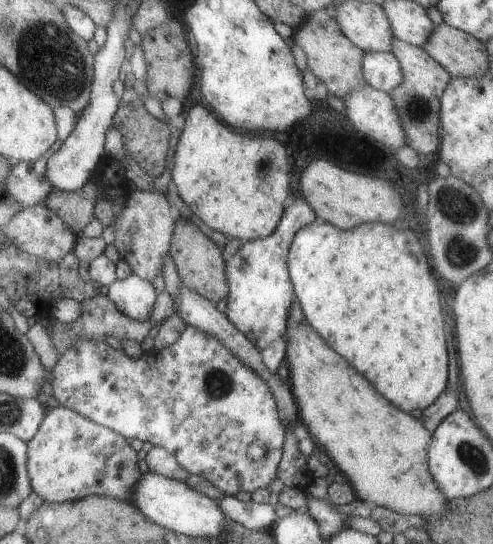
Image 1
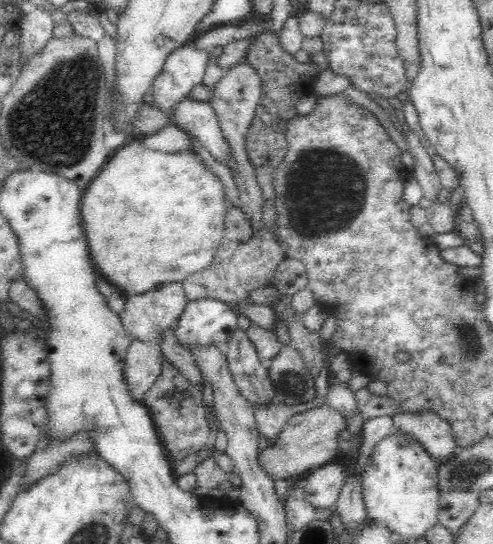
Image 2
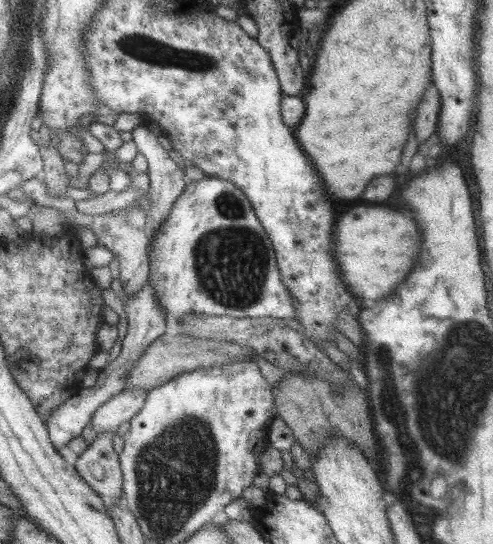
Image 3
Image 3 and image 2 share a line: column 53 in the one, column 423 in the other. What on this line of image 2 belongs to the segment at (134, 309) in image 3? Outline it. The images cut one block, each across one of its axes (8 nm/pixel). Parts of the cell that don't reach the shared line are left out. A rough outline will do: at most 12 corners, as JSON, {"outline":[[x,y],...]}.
{"outline":[[432,409],[401,411],[393,424],[436,461],[458,446]]}

